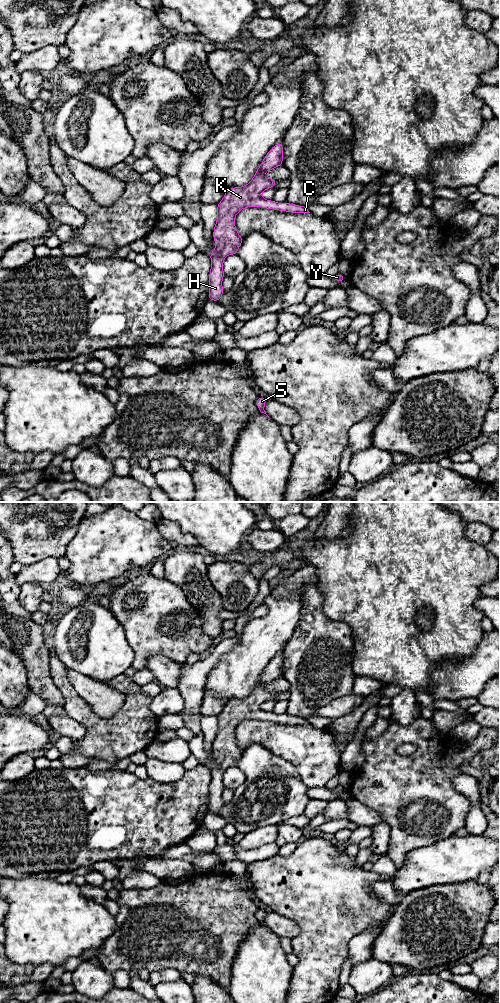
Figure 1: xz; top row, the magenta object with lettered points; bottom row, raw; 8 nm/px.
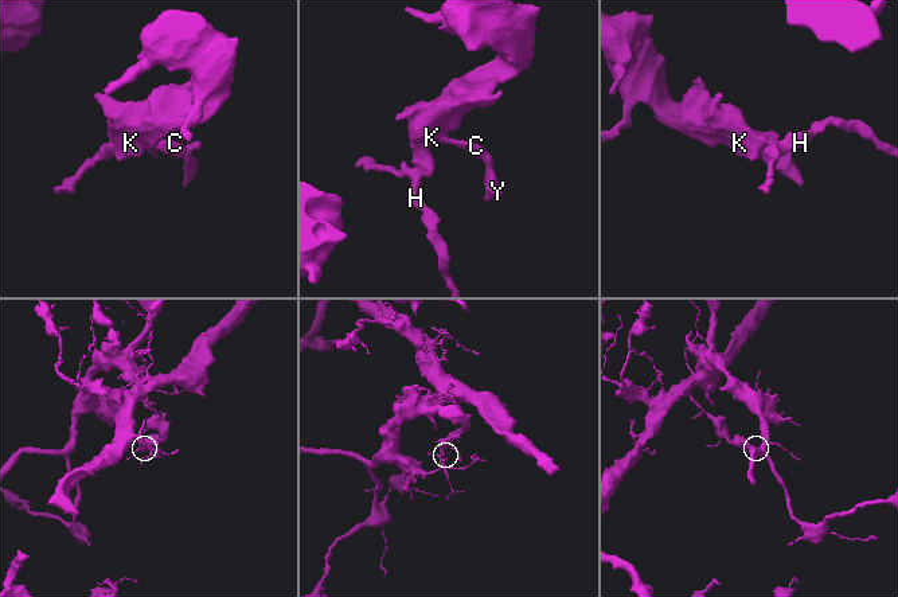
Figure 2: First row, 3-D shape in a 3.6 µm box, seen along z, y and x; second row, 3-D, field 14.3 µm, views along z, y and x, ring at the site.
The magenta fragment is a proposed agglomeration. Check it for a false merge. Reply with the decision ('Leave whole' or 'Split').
Leave whole

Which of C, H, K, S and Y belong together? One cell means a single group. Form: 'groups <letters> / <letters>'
groups C H K S Y

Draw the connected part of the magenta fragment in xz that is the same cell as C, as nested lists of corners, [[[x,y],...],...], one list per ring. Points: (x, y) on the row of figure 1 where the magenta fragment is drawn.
[[[278,142],[264,157],[253,179],[242,187],[232,187],[225,192],[223,199],[217,204],[217,220],[213,230],[213,240],[216,248],[209,253],[211,270],[209,272],[209,301],[219,302],[224,289],[222,280],[225,276],[223,261],[227,255],[236,255],[243,243],[243,238],[235,227],[235,216],[248,207],[262,207],[290,213],[310,213],[301,205],[288,202],[277,203],[274,200],[265,200],[261,193],[269,188],[274,188],[277,179],[268,179],[269,170],[283,165],[283,142]]]

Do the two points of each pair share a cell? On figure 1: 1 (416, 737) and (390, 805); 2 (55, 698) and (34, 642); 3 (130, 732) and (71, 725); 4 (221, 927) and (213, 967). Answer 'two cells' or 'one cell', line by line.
1: one cell
2: one cell
3: two cells
4: one cell

